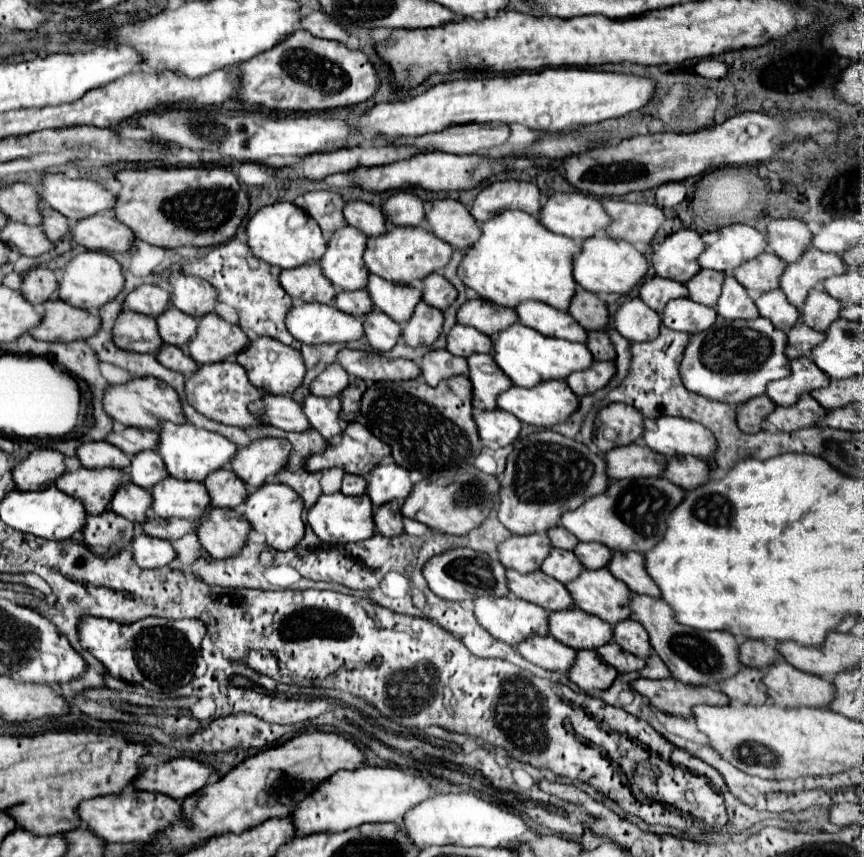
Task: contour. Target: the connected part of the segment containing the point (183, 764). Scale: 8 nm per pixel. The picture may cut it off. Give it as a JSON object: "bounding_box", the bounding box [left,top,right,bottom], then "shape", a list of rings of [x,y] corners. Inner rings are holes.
{"bounding_box":[134,758,216,800],"shape":[[[174,758],[162,766],[146,768],[140,780],[136,780],[134,788],[162,792],[166,796],[184,800],[198,794],[214,774],[216,768],[208,762],[194,758]]]}

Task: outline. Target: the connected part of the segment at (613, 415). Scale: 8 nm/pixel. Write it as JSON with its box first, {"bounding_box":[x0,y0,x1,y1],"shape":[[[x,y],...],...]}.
{"bounding_box":[594,404,644,446],"shape":[[[608,404],[604,406],[594,420],[596,428],[612,428],[618,432],[614,444],[616,446],[626,446],[630,442],[636,442],[642,432],[644,432],[644,418],[642,414],[628,404]]]}

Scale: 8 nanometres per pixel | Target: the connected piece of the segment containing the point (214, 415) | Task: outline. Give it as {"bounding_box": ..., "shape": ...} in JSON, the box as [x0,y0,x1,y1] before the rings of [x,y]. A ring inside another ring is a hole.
{"bounding_box":[184,360,262,426],"shape":[[[224,360],[224,362],[198,366],[198,370],[186,378],[184,394],[186,394],[186,400],[190,406],[194,406],[198,412],[202,412],[204,416],[208,416],[216,422],[224,422],[224,424],[232,424],[232,426],[258,424],[258,420],[252,418],[252,414],[248,412],[248,404],[252,400],[258,400],[262,396],[262,392],[252,388],[252,384],[248,384],[248,376],[246,376],[244,368],[240,368],[240,364],[236,364],[236,362]]]}

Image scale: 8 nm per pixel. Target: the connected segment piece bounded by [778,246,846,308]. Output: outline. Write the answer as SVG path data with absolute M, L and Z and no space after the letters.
M808 248L796 262L786 264L784 272L780 274L780 290L786 294L788 302L800 308L808 290L818 286L828 276L836 276L844 272L846 266L840 256L822 252L816 248Z

